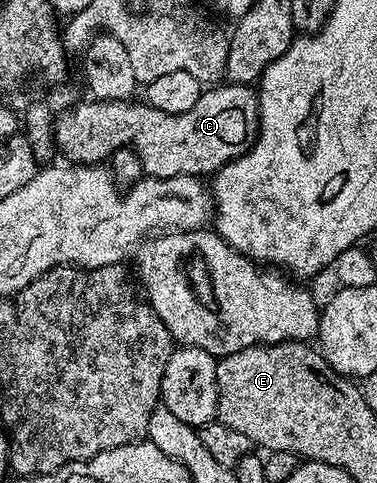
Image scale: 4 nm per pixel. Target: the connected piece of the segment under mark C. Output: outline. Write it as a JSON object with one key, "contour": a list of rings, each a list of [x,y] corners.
{"contour":[[[228,82],[218,83],[216,86],[209,86],[204,89],[199,98],[199,102],[195,102],[195,106],[191,106],[191,110],[187,110],[187,114],[163,114],[163,110],[155,110],[155,106],[144,102],[133,104],[129,100],[95,100],[85,98],[82,104],[77,104],[74,108],[69,108],[65,113],[56,117],[53,125],[54,138],[56,140],[56,151],[61,156],[66,156],[66,161],[75,164],[87,164],[90,166],[100,165],[102,162],[108,161],[109,157],[120,148],[131,146],[133,151],[137,153],[139,162],[141,163],[141,171],[145,176],[154,176],[154,178],[175,178],[176,176],[196,176],[198,178],[212,177],[214,172],[218,172],[225,164],[231,163],[235,158],[239,158],[246,150],[252,146],[257,138],[257,115],[259,114],[259,106],[257,105],[256,91],[247,84],[231,84]]]}

